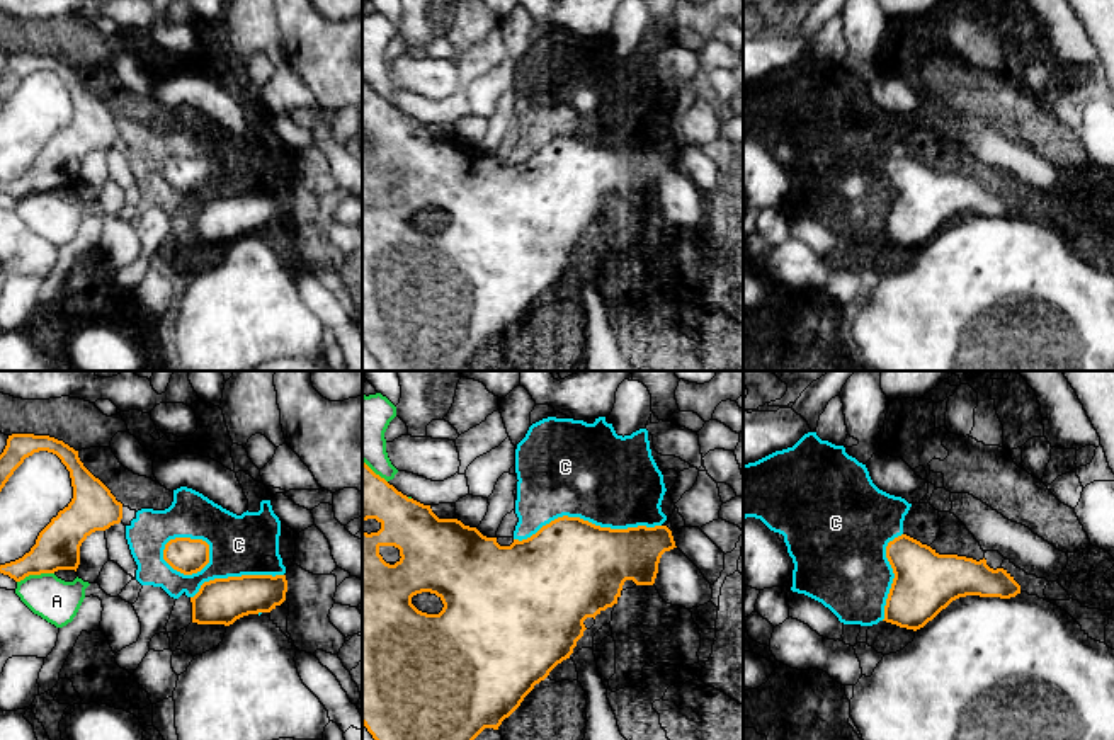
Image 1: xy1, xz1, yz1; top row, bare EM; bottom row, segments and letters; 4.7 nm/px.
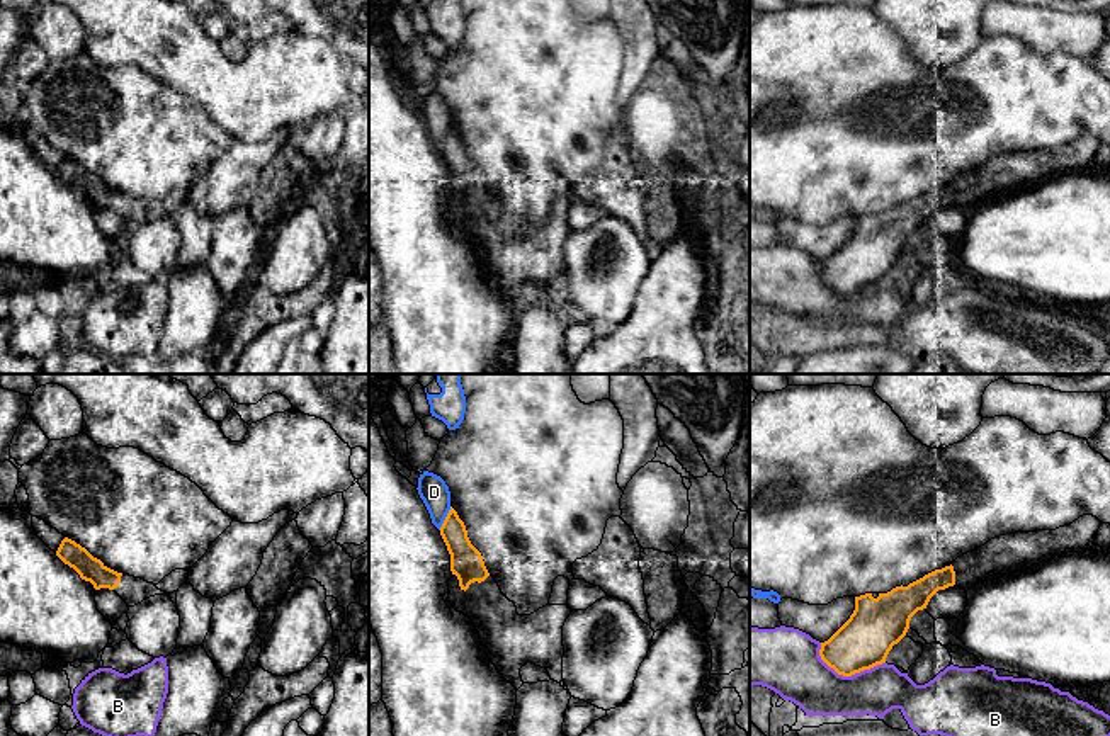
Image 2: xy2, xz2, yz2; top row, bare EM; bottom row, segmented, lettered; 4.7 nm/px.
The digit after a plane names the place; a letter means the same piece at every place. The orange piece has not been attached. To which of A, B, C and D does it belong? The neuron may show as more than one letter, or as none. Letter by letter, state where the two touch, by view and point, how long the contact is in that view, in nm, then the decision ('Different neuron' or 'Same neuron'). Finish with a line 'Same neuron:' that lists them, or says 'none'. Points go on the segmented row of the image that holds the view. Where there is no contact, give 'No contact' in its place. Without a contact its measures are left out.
A: Touches orange at xy1 (34, 574). Shared border 180 nm. Different neuron
B: Touches orange at yz2 (849, 675). Shared border 320 nm. Different neuron
C: Touches orange at xz1 (587, 521). Shared border 700 nm. Different neuron
D: Touches orange at xz2 (446, 519). Shared border 130 nm. Different neuron
Same neuron: none

